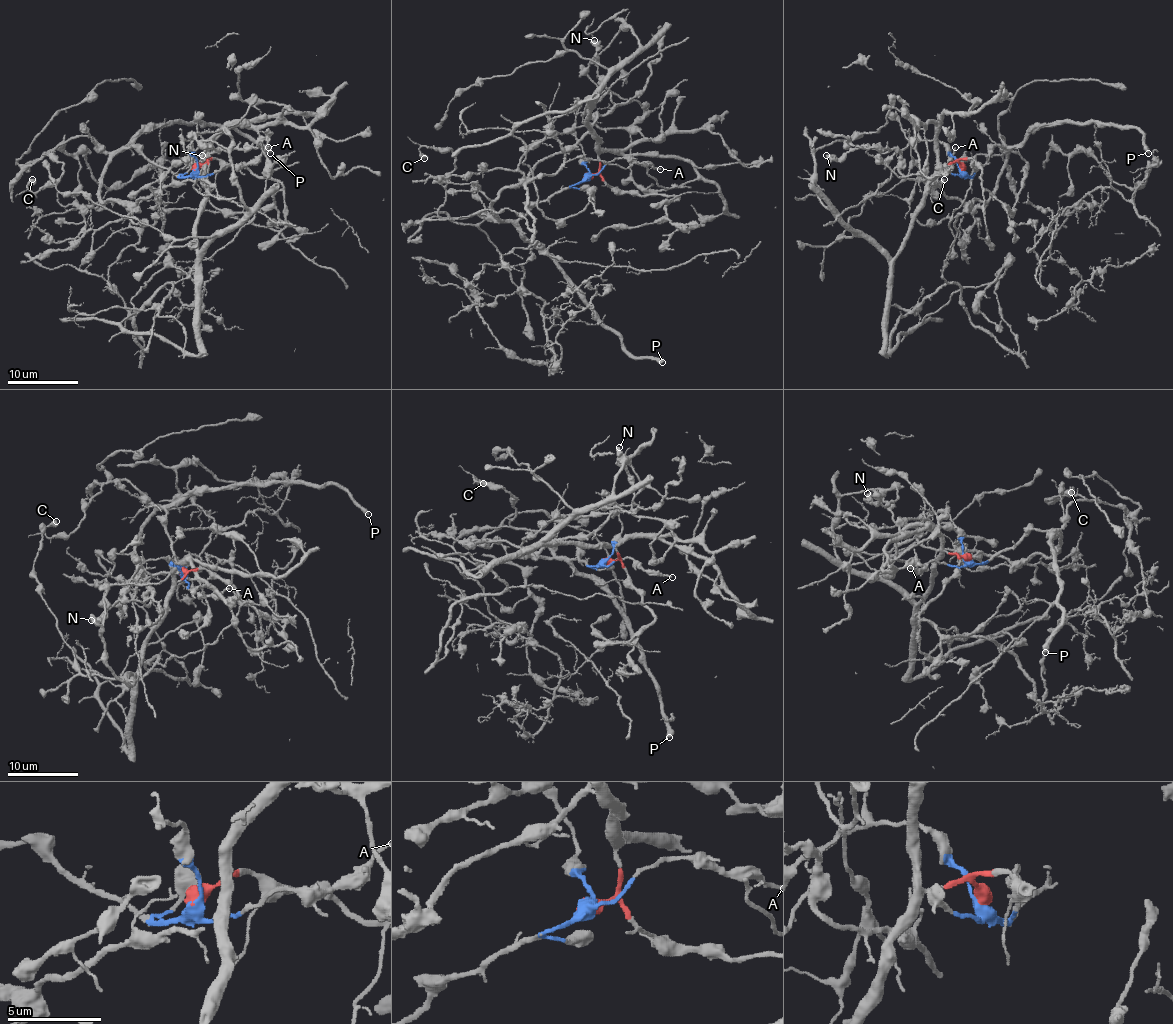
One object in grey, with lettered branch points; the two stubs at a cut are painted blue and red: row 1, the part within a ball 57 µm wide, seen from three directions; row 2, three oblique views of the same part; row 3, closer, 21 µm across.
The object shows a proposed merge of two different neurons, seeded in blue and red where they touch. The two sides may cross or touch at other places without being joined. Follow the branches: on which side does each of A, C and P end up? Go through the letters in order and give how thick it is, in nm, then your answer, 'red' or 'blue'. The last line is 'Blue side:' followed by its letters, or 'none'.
A: calibre 180 nm; blue
C: calibre 550 nm; blue
P: calibre 460 nm; blue
Blue side: A, C, P

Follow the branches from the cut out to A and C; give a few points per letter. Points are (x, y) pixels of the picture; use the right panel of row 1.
A: (961, 170), (961, 175), (954, 175), (945, 166), (955, 147)
C: (961, 170), (969, 177), (997, 145), (1006, 152), (1003, 138), (1003, 152), (957, 161), (932, 193), (945, 179)

